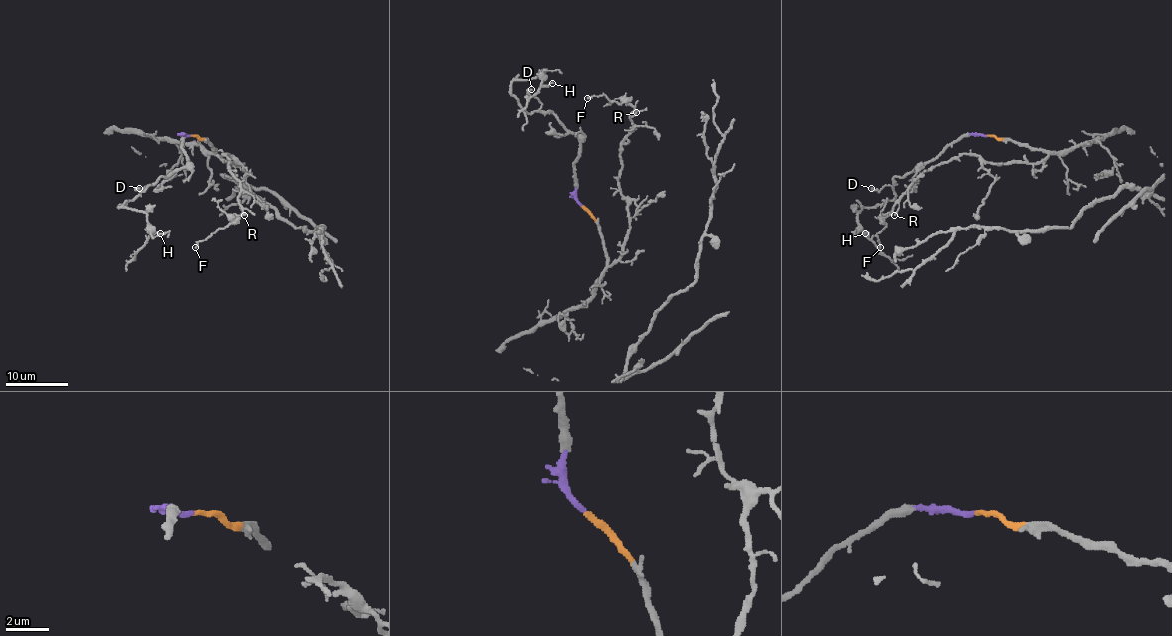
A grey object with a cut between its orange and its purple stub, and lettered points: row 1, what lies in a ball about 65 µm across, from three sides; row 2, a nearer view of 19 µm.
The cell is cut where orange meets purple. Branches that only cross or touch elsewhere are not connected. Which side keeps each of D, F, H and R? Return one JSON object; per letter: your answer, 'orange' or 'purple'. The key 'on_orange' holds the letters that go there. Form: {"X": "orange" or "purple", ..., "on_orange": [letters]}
{"D": "purple", "F": "orange", "H": "purple", "R": "orange", "on_orange": ["F", "R"]}

